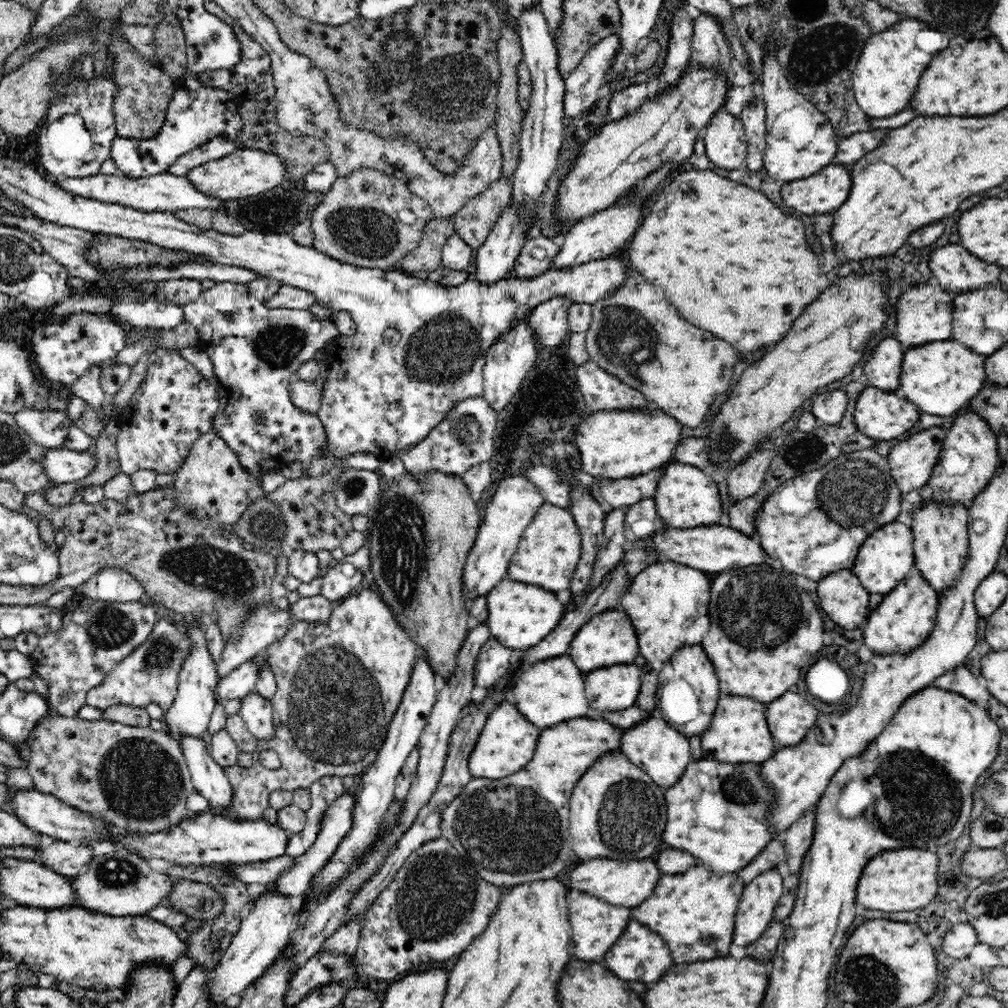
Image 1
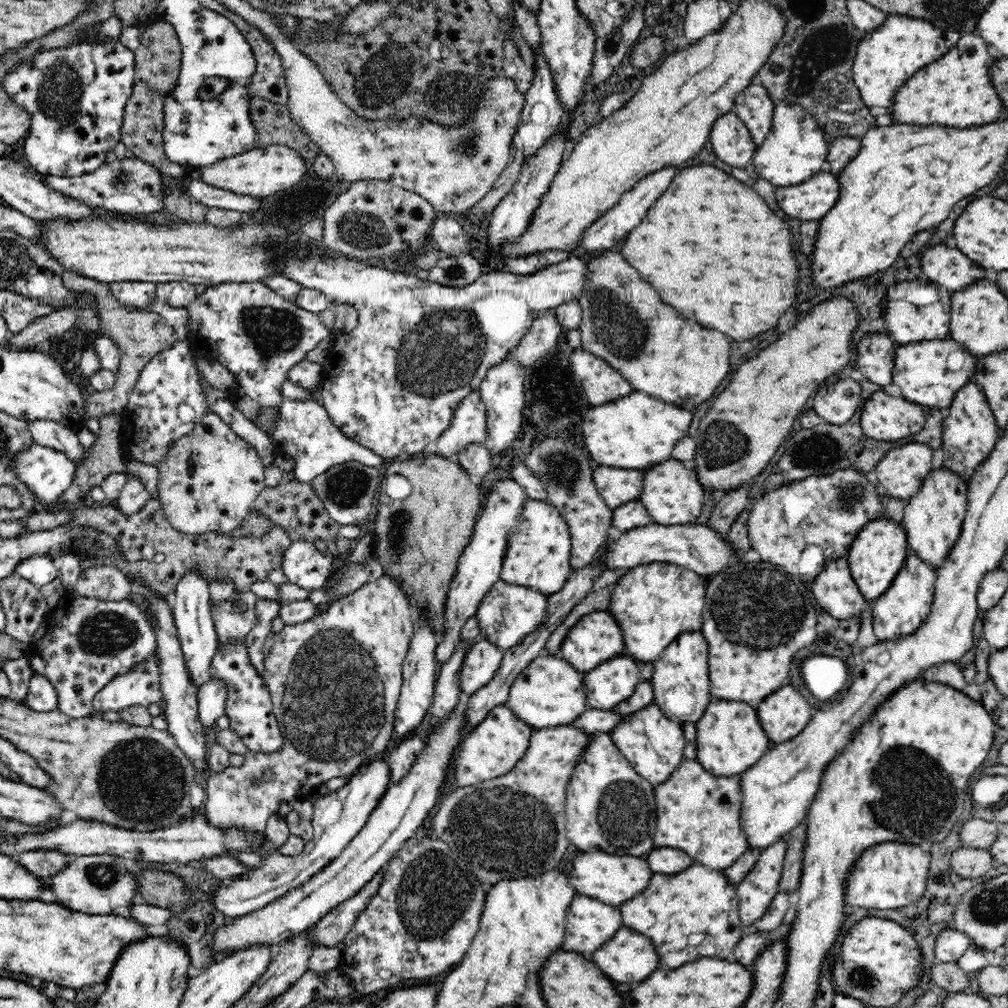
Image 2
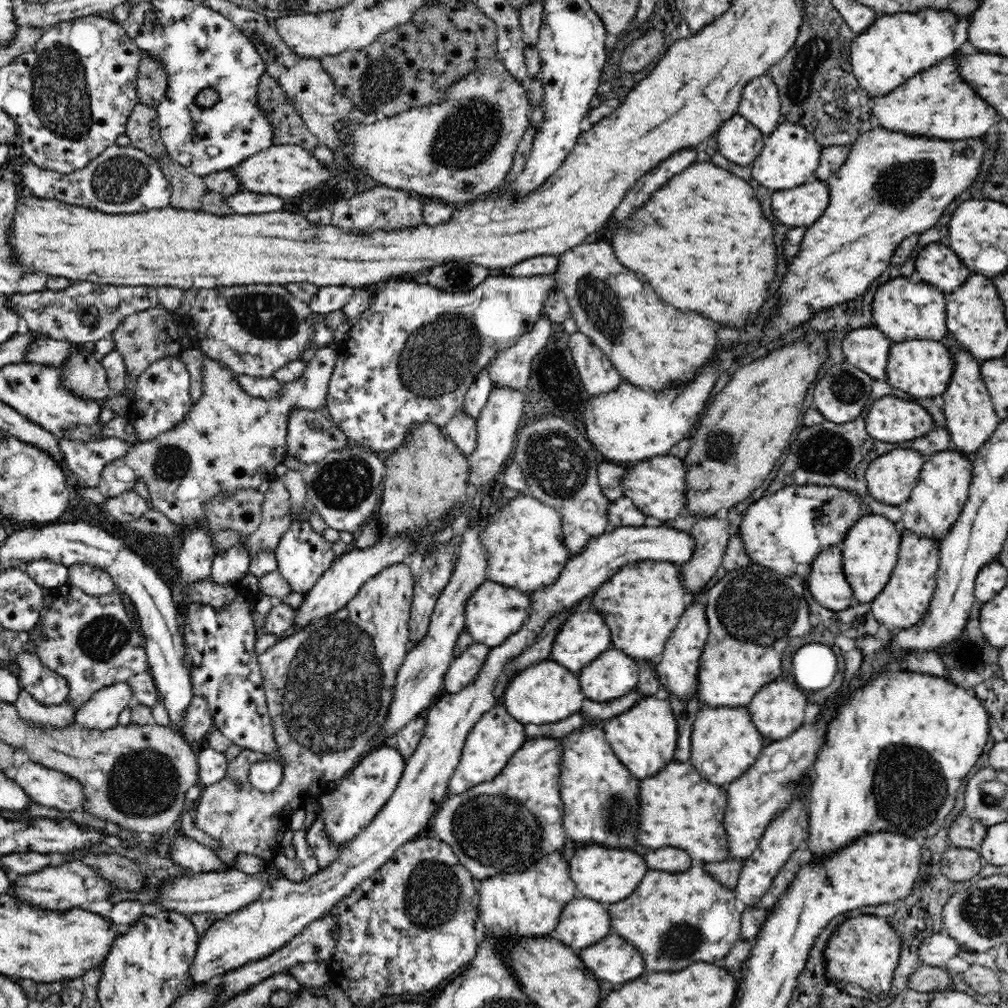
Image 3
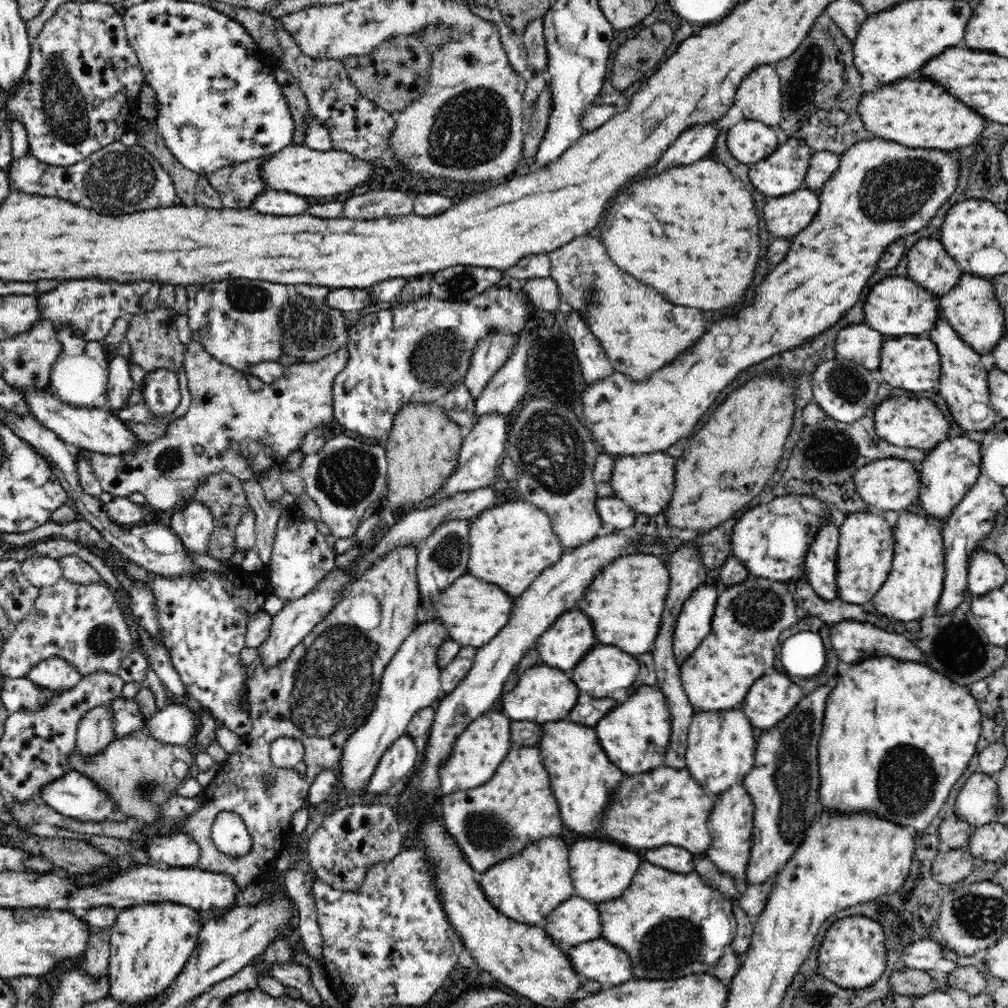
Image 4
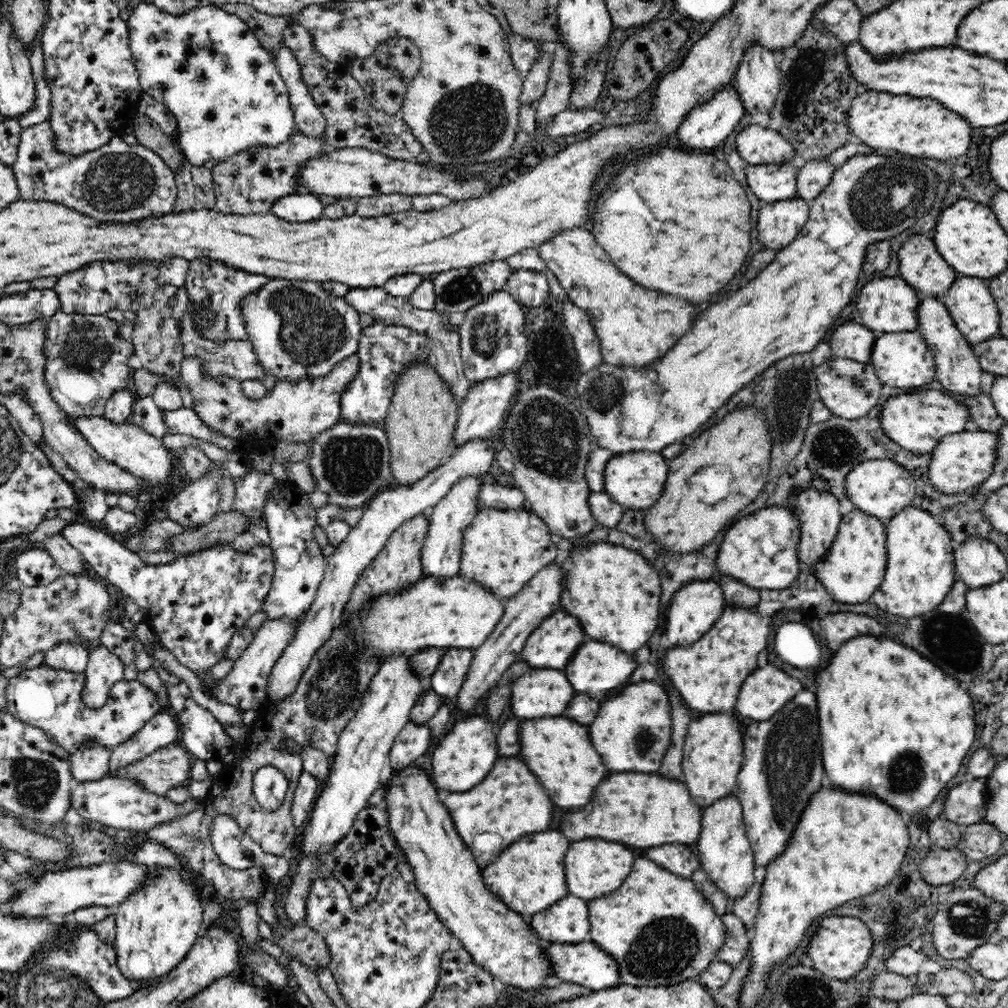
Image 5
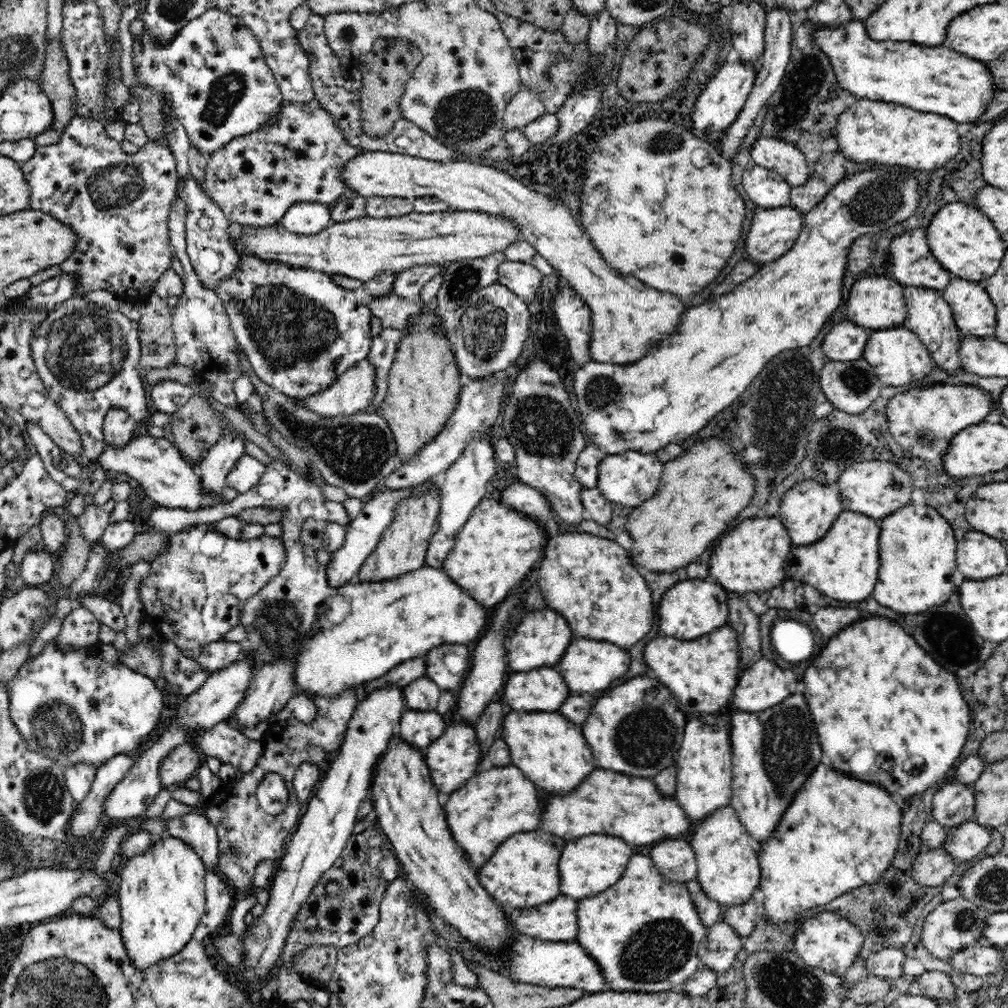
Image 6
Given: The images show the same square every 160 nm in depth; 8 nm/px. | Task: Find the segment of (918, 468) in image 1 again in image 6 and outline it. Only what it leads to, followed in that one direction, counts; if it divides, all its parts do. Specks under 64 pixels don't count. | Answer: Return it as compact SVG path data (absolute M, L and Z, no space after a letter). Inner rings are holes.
M884 459L884 462L882 460L859 462L846 468L844 474L839 476L835 486L840 493L844 511L857 512L876 521L884 519L896 512L896 509L907 505L913 491L912 481L908 473L888 459Z

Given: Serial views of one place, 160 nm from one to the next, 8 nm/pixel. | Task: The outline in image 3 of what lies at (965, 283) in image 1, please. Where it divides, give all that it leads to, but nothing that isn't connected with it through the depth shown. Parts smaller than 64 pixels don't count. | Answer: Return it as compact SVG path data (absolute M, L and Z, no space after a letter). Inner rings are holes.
M928 244L917 256L915 270L922 280L946 294L964 284L972 274L964 264L960 264L960 260L956 260L956 254L942 244Z

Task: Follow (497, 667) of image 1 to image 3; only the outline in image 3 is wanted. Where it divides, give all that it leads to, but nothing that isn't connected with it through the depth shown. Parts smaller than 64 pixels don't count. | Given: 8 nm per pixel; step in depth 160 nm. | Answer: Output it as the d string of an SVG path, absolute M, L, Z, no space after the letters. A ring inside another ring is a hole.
M473 642L458 658L455 658L445 674L443 692L460 692L460 689L468 685L484 666L489 648L486 644Z

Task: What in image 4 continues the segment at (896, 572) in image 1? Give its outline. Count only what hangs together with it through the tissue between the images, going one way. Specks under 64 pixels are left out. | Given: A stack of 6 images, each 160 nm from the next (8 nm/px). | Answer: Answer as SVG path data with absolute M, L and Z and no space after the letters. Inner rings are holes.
M864 510L846 514L839 527L836 558L837 597L850 604L866 604L880 590L892 568L893 527L877 511Z

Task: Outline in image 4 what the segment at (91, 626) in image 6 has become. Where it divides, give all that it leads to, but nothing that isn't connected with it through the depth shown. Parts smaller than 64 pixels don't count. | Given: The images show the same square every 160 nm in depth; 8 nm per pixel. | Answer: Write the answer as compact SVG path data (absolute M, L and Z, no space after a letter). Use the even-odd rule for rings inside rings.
M52 656L36 664L26 674L34 683L50 687L50 689L70 689L80 682L82 676L79 668L68 662L67 658Z

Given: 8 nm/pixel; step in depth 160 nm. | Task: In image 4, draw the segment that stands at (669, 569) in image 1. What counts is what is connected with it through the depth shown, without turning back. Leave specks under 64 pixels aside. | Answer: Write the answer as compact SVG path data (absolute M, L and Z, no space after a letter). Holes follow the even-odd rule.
M632 552L614 557L597 570L577 602L577 609L590 616L602 644L618 646L632 656L644 654L650 652L658 636L669 580L669 568L660 556Z

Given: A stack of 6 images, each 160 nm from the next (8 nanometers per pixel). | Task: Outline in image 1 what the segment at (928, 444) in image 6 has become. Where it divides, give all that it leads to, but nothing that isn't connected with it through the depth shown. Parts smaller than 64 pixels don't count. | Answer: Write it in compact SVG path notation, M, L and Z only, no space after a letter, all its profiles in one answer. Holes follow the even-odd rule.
M871 385L864 388L857 401L854 422L862 434L876 440L898 438L919 420L920 412L912 402Z

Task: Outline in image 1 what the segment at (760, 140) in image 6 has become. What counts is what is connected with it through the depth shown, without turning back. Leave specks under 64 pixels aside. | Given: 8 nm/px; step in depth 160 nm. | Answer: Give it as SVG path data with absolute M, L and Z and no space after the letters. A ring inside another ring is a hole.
M719 110L712 115L703 141L705 152L716 167L734 170L745 164L748 138L740 117Z

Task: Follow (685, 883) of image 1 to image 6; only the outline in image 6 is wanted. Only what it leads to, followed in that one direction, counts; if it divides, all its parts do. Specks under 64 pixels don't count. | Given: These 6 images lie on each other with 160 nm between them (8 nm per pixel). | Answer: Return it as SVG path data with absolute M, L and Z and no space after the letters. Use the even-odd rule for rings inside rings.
M642 854L630 858L626 872L614 886L578 902L578 926L578 944L600 964L606 984L614 992L683 992L686 980L702 968L698 948L704 945L709 932L698 917L686 884L668 884L656 872L652 860Z

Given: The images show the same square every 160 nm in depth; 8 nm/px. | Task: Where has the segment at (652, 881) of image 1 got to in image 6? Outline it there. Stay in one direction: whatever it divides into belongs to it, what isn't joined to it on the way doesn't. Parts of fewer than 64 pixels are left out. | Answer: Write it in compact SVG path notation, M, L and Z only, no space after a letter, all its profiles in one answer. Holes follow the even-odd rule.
M582 836L576 842L566 844L560 858L560 890L562 894L582 898L582 896L594 896L596 892L604 892L611 888L614 882L620 878L620 872L624 872L630 856L634 854L632 846L628 846L624 840L616 836Z

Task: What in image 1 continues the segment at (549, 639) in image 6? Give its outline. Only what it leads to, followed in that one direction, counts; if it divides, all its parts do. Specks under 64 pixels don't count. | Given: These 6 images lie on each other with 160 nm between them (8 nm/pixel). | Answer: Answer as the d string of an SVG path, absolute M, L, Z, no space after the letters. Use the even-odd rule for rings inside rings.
M610 609L610 612L602 612L590 618L580 632L574 634L568 648L568 655L576 662L576 666L584 672L598 670L598 668L609 668L618 664L635 664L634 658L640 654L636 632L632 632L632 622L624 612Z

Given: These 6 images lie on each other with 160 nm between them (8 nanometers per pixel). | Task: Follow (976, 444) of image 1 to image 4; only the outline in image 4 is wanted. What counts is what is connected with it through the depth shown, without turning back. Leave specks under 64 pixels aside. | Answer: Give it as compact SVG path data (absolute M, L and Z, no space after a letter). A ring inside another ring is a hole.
M943 315L936 316L936 322L933 322L934 330L928 332L926 335L932 338L932 342L936 344L938 353L940 353L940 382L938 391L940 396L946 400L946 404L950 409L950 414L961 426L964 433L966 432L983 432L987 431L992 424L994 424L995 413L990 413L988 416L972 416L970 406L974 404L982 404L990 409L988 376L989 371L982 363L982 355L976 352L970 345L966 344L955 328L943 317Z

